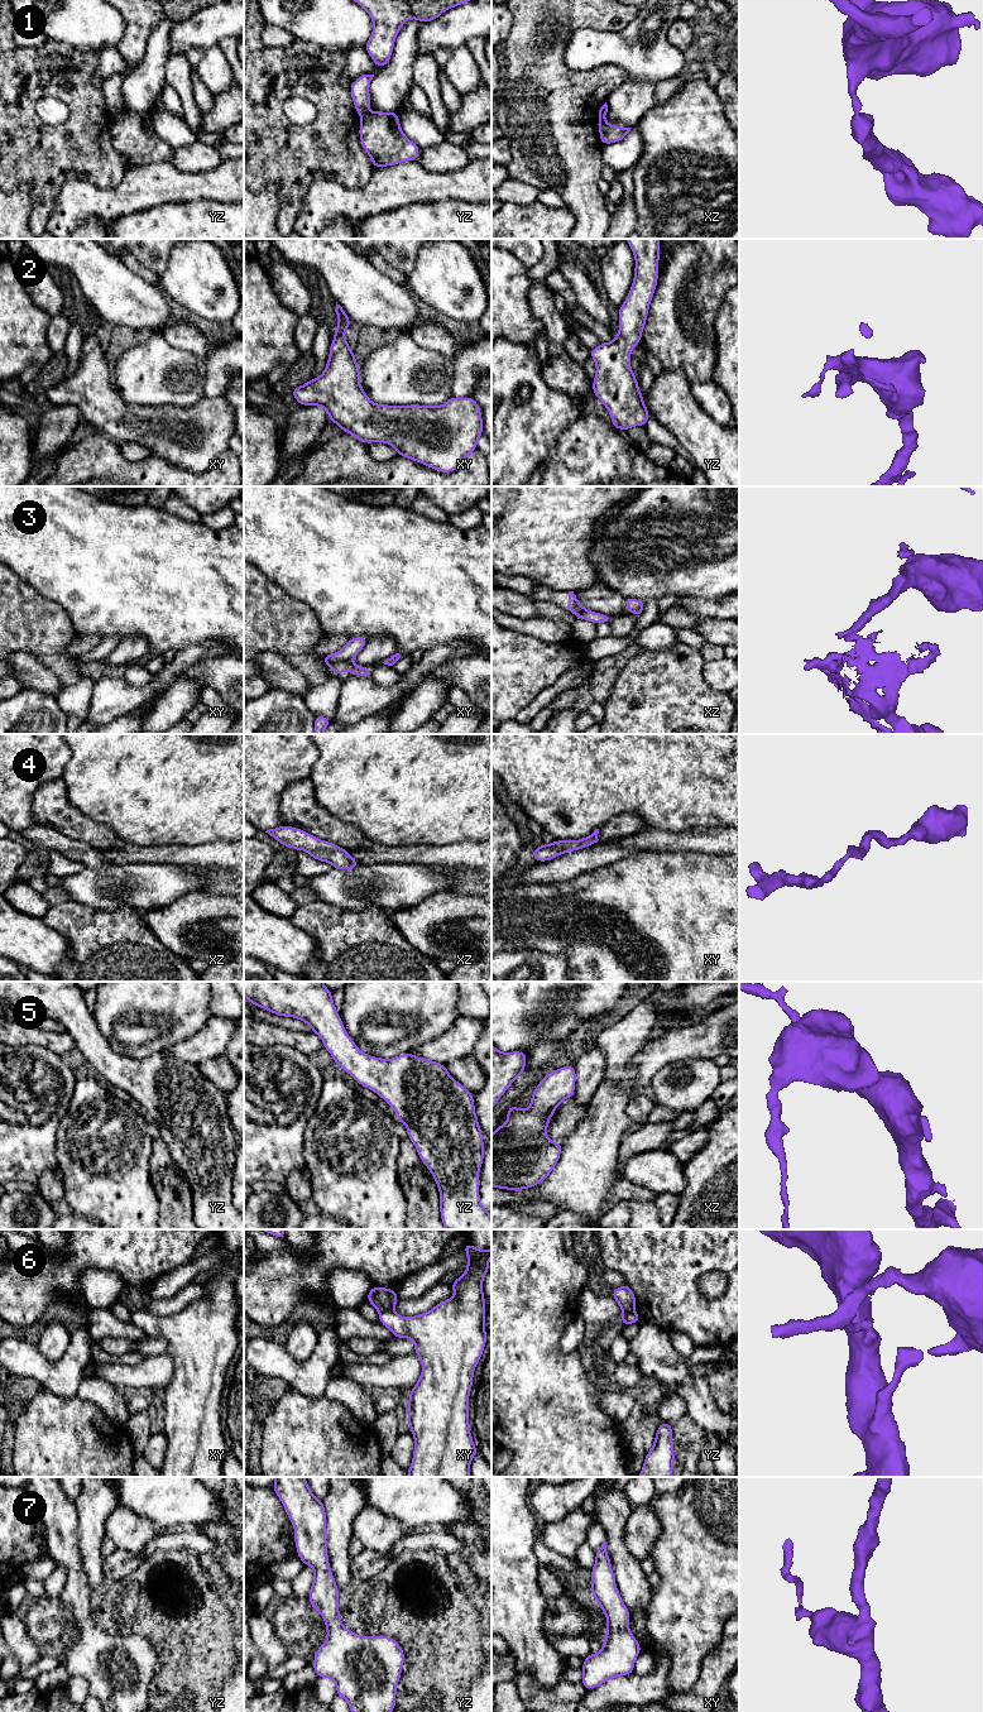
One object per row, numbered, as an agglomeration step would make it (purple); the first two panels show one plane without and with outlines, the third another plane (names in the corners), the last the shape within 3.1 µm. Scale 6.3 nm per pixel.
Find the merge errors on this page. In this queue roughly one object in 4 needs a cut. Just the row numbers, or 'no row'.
1, 3, 6

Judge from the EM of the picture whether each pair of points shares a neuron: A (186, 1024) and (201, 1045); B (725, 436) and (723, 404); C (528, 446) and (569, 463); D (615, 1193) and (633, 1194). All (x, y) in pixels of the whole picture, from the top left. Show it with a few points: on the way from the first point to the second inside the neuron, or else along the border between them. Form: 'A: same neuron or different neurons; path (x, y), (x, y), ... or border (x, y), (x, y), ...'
A: different neurons; border (211, 1015), (193, 1034), (167, 1048)
B: different neurons; border (701, 407), (725, 427)
C: different neurons; border (565, 430), (543, 461)
D: same neuron; path (619, 1193), (629, 1193)

